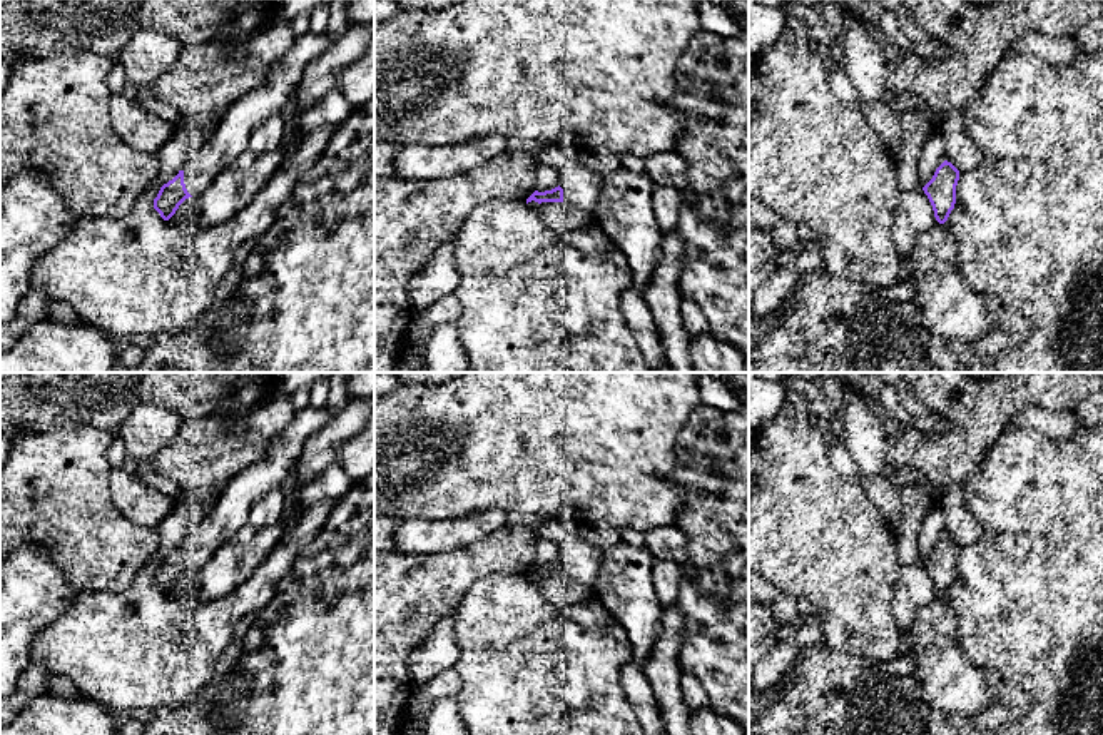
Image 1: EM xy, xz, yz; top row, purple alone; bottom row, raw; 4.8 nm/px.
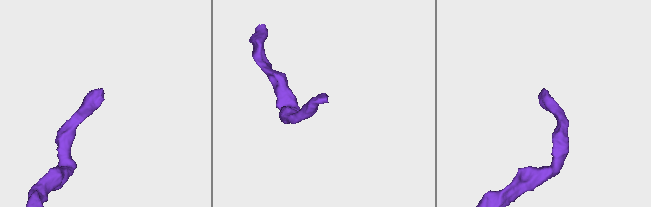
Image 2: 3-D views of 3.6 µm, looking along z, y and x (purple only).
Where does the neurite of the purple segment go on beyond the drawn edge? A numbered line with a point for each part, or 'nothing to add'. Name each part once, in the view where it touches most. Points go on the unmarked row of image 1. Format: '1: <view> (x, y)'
1: xy (231, 511)

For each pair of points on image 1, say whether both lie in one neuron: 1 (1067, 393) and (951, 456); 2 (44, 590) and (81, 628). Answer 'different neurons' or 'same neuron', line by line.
1: same neuron
2: different neurons

